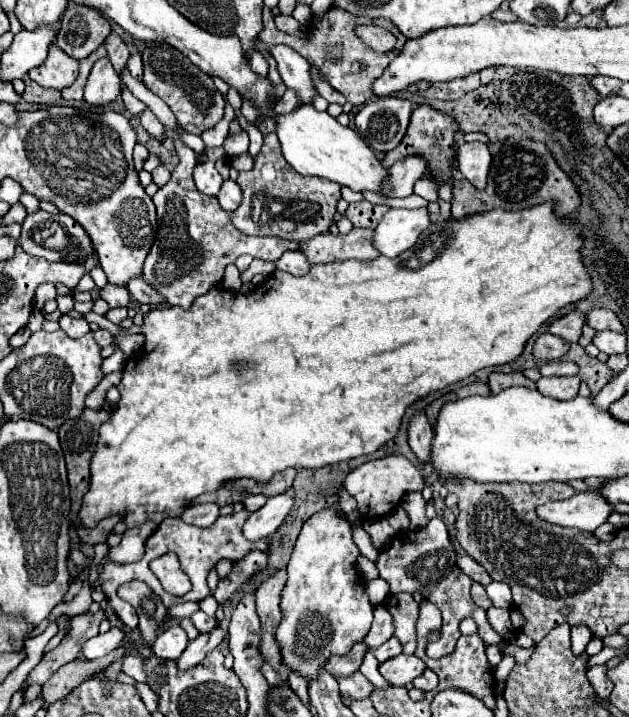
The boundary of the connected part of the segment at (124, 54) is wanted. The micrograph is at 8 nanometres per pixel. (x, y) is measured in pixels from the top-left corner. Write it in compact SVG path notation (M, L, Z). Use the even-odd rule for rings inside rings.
M111 32L105 40L105 48L107 48L107 56L113 62L113 66L117 68L117 72L121 72L129 60L129 48L123 42L123 38L117 32Z

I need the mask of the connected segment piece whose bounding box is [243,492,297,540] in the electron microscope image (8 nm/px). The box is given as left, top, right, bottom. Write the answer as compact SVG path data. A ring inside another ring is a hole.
M291 492L271 496L261 510L253 512L247 518L247 522L243 526L245 538L247 540L259 540L259 538L271 536L283 524L283 520L291 514L295 502L297 502L297 498Z

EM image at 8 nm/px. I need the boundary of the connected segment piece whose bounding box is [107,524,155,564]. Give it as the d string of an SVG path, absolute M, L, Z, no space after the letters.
M145 524L135 530L127 530L121 544L109 548L107 562L113 562L113 564L139 562L145 554L145 540L153 534L153 530L155 530L153 524Z

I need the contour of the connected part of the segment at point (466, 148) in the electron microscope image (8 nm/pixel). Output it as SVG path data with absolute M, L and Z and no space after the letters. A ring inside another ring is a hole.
M461 142L457 150L459 172L479 190L487 186L487 176L491 168L491 150L483 142Z

